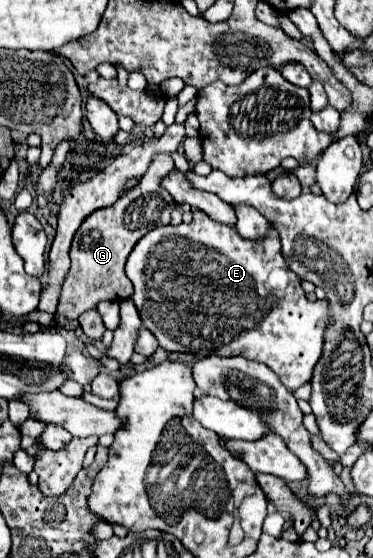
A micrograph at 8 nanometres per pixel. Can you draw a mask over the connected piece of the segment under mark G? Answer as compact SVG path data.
M139 181L135 187L127 189L111 207L103 207L93 211L77 229L73 243L71 243L71 269L65 275L65 281L61 283L61 297L57 305L57 315L65 315L67 319L77 319L81 313L95 309L101 301L123 301L133 295L133 285L125 275L125 261L133 249L133 245L147 235L151 229L169 225L171 223L171 211L175 209L175 199L167 189L161 187L161 181Z

